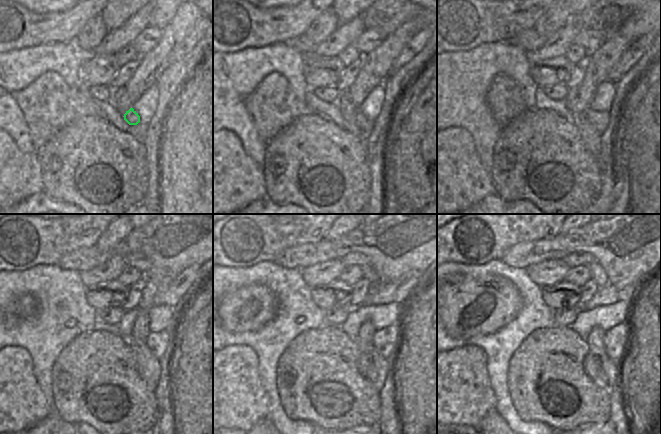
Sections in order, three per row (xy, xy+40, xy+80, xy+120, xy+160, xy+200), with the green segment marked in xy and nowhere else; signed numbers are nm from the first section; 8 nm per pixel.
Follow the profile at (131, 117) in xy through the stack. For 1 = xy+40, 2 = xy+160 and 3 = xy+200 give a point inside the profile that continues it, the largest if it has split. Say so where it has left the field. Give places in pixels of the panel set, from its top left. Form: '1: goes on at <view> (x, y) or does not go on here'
1: goes on at xy+40 (361, 121)
2: goes on at xy+160 (387, 341)
3: goes on at xy+200 (617, 340)

